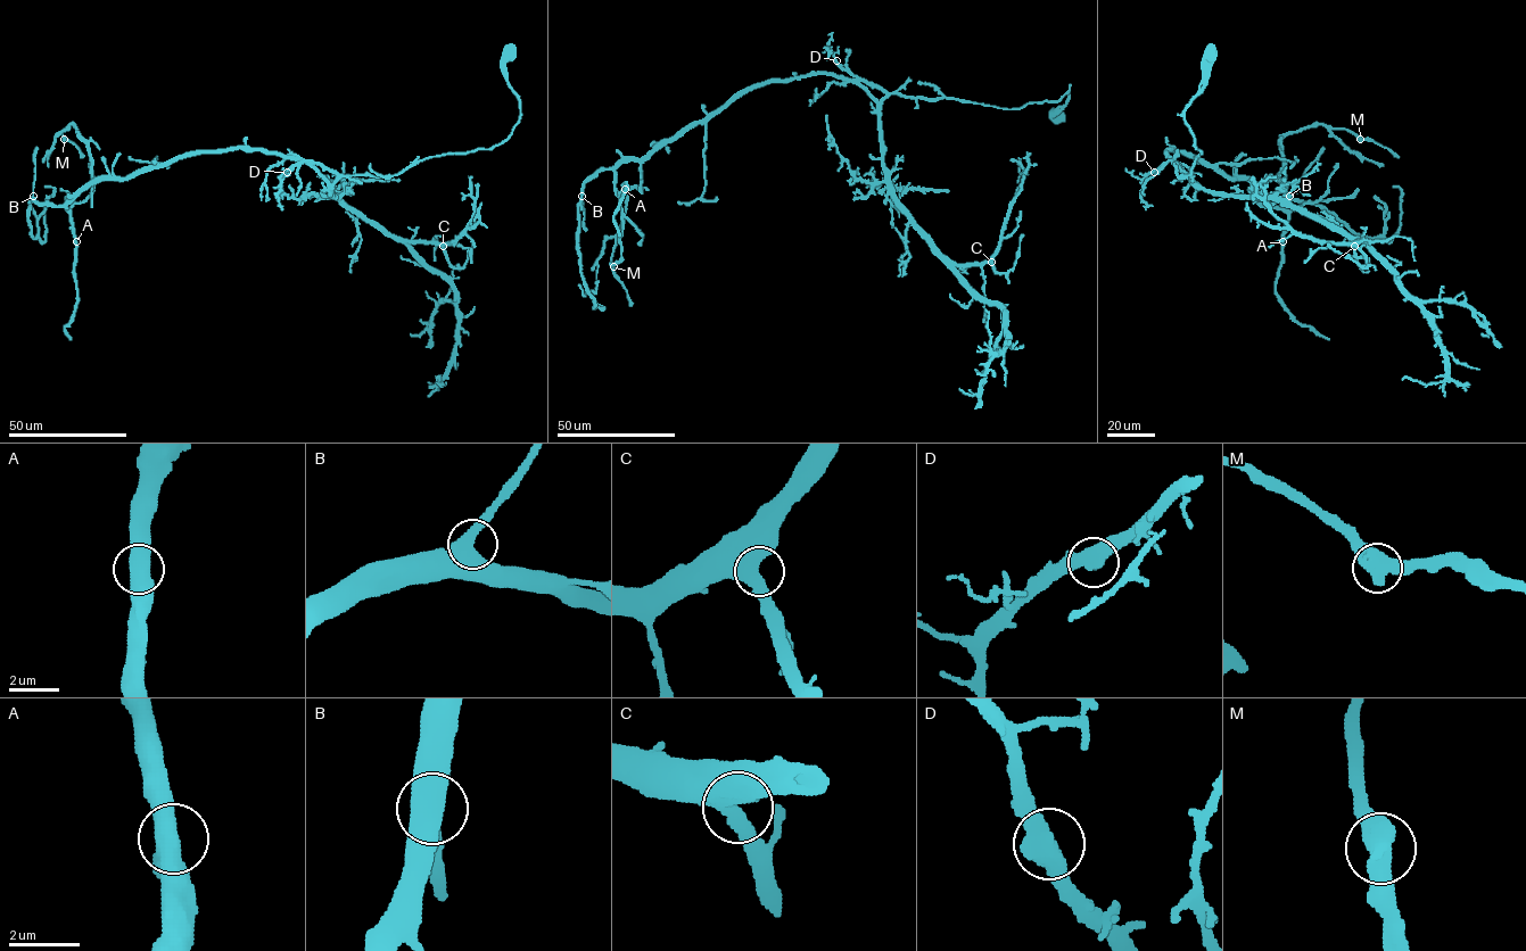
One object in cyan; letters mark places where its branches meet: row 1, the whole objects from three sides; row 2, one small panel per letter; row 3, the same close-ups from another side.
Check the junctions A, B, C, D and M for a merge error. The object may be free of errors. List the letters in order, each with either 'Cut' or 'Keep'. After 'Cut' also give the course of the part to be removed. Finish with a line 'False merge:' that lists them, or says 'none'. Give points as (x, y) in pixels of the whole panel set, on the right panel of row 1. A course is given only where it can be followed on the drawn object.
A: Keep
B: Keep
C: Keep
D: Keep
M: Keep
False merge: none

